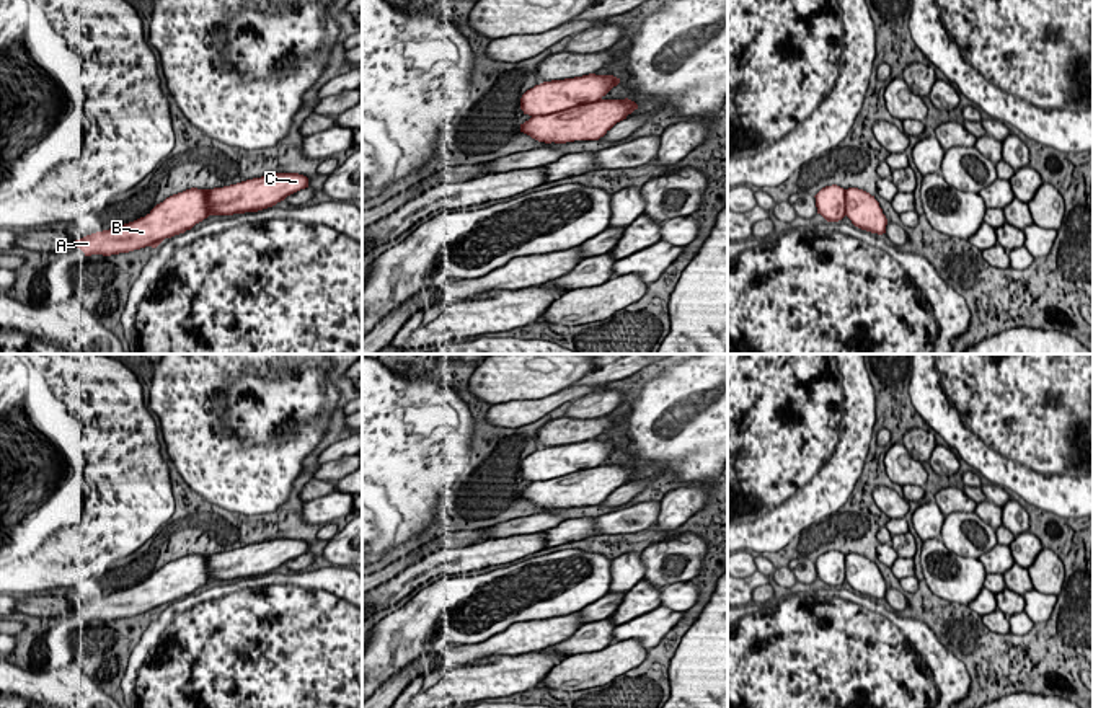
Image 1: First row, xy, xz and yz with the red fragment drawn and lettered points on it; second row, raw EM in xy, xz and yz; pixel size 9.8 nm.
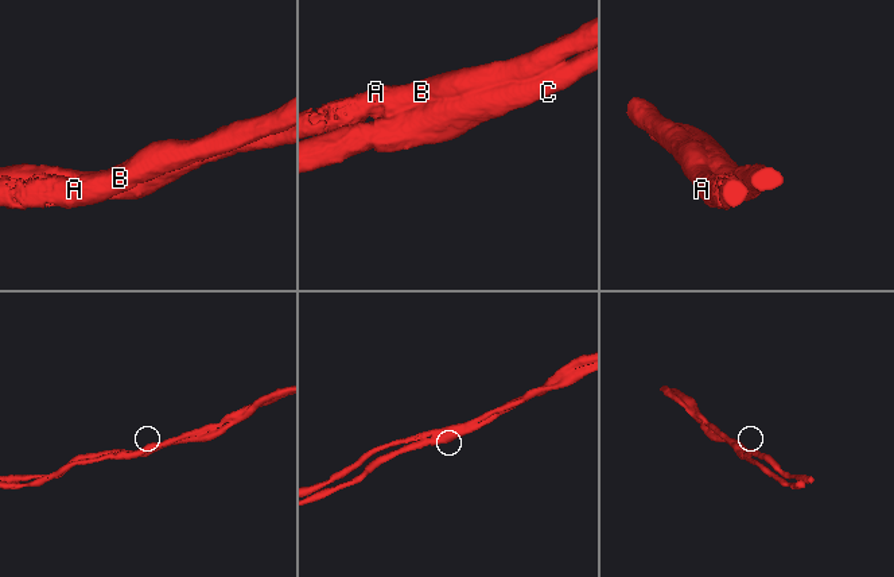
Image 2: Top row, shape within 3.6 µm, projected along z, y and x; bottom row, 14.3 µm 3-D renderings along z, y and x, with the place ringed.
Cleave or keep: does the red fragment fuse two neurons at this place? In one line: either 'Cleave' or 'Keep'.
Cleave

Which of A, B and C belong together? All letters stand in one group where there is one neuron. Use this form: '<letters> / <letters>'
A B / C

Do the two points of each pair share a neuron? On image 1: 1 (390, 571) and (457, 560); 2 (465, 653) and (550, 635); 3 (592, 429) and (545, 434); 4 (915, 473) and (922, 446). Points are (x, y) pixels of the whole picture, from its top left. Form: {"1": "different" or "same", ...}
{"1": "different", "2": "same", "3": "same", "4": "different"}

